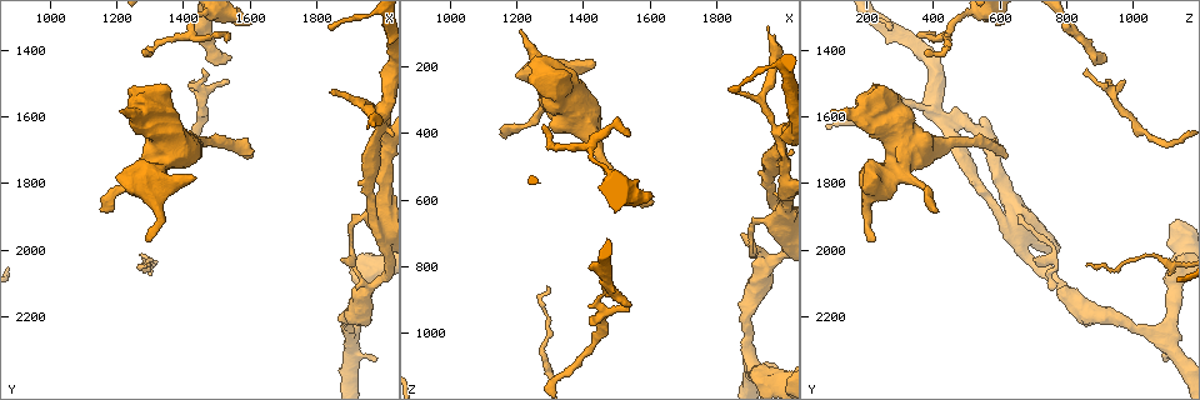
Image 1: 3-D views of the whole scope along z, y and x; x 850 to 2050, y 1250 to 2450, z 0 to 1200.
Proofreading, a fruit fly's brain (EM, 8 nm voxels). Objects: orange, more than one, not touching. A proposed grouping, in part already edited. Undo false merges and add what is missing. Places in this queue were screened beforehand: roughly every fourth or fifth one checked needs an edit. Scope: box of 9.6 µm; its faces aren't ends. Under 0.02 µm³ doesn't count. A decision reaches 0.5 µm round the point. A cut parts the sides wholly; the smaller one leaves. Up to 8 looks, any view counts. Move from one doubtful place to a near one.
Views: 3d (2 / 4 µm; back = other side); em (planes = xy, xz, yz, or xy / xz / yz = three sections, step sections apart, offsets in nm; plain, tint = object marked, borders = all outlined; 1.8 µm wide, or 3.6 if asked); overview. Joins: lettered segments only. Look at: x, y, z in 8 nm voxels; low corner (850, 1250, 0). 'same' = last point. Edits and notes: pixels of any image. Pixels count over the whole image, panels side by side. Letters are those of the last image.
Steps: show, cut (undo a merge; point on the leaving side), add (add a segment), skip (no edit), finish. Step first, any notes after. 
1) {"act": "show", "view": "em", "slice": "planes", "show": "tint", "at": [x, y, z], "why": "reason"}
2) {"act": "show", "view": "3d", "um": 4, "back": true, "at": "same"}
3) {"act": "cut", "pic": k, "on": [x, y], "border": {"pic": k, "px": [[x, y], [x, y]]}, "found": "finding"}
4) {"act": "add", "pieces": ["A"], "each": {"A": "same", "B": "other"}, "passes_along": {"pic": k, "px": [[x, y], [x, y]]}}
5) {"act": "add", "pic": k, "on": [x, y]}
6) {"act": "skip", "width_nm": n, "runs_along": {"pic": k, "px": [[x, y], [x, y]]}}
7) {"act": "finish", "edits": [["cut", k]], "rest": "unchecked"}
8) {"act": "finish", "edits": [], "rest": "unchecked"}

{"act": "show", "view": "3d", "um": 4, "at": [1600, 1710, 610], "why": "branch stops here"}

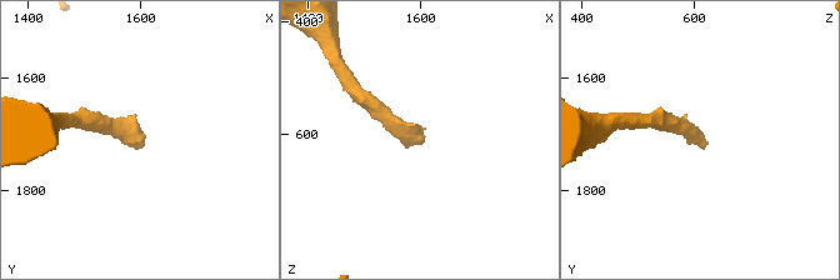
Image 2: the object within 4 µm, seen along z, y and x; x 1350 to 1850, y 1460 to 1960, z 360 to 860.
{"act": "show", "view": "em", "slice": "planes", "show": "borders", "at": [1605, 1720, 610]}

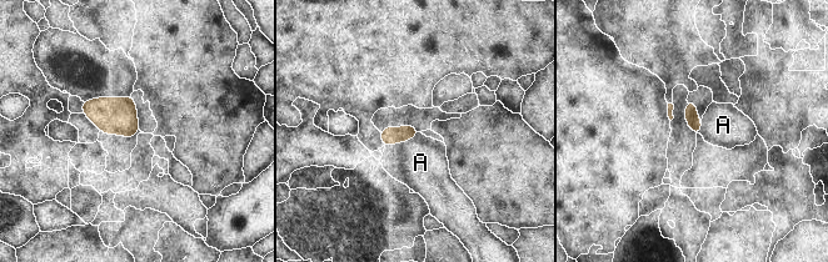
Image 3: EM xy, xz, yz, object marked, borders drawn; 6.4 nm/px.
{"act": "add", "pieces": ["A"], "each": {"A": "same"}, "found": "the neuron continues"}

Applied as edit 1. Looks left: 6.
{"act": "show", "view": "overview"}

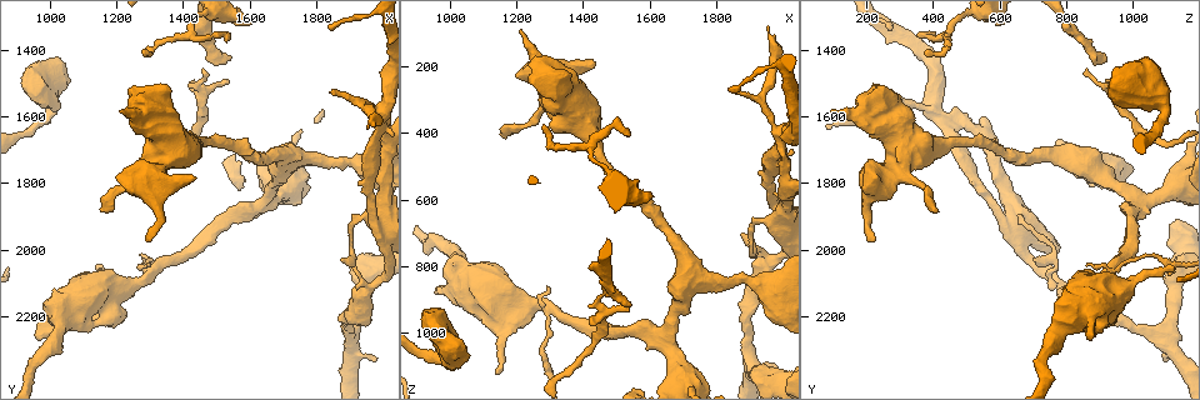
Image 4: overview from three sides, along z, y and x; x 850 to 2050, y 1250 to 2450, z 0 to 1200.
{"act": "show", "view": "em", "slice": "planes", "show": "tint", "at": [1280, 1970, 220], "why": "an open end"}

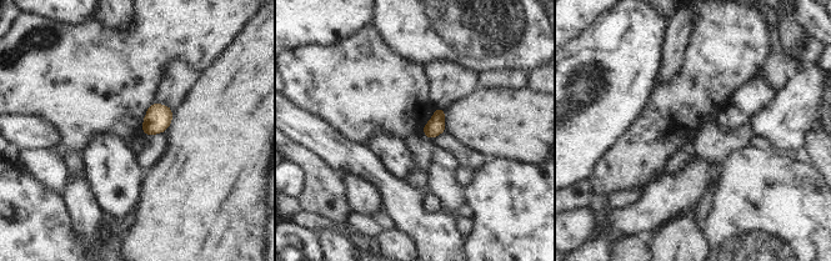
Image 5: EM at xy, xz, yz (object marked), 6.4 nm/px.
{"act": "show", "view": "em", "slice": "planes", "show": "borders", "at": "same", "why": "what lies round it"}

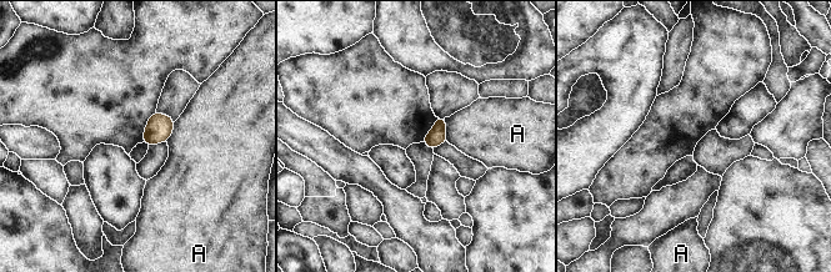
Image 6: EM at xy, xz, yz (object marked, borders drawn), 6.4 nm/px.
{"act": "skip", "each": {"A": "other"}, "border": {"pic": 6, "px": [[444, 119], [447, 141]]}, "found": "none of them fits"}

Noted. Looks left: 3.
{"act": "show", "view": "3d", "um": 4, "at": [1980, 1910, 630], "why": "thick turns thin"}

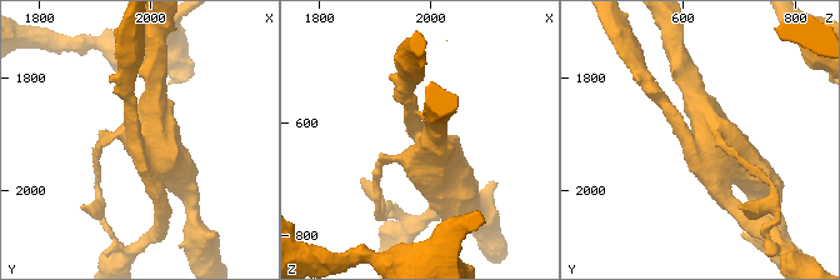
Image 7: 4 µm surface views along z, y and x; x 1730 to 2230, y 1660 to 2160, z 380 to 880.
{"act": "show", "view": "em", "slice": "planes", "show": "borders", "at": [1980, 1915, 625]}

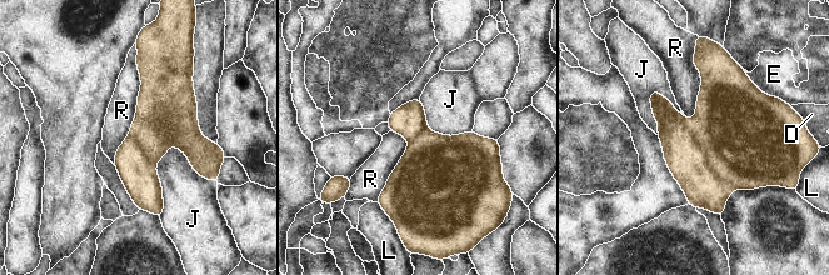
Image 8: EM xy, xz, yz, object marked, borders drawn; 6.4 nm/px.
{"act": "cut", "pic": 8, "on": [743, 143], "each": {"D": "other", "E": "other", "J": "other", "L": "other", "R": "other"}, "border": {"pic": 8, "px": [[690, 121], [709, 165], [734, 186]]}, "found": "two neurons meet here"}

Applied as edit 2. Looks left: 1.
{"act": "finish", "edits": [["add", 3], ["cut", 8]], "rest": "unchecked"}

